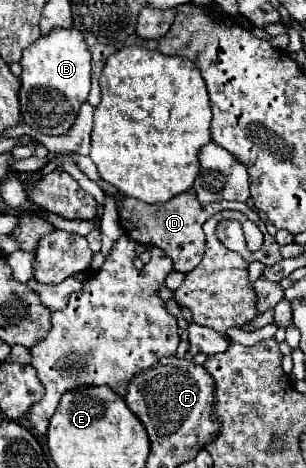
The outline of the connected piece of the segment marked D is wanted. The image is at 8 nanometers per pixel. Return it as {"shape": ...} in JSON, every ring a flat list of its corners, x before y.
{"shape":[[187,189,185,193,173,197,171,201,167,203,161,203,161,205,149,205,149,203,143,203,139,199,131,199,131,197,125,197,125,203,123,207,119,207,119,217,121,217,121,225,127,233,127,237,131,237,133,241,137,243,147,243,147,245,157,245,161,247,171,259,173,259,173,267,179,269,181,273,189,273,191,269,195,269,203,257,203,247,205,247,205,233,201,229,201,225,213,217,215,213,223,211,223,209,237,209,237,211,245,211,245,215,257,223,257,227,261,229,261,233,265,235,265,243,259,251,251,252,243,251,243,259,248,263,253,261,261,261,263,265,275,265,279,263,283,257,281,257,281,245,275,241,275,237,271,237,265,229,265,223,259,219,259,215,252,209,249,209,245,203,229,203,229,201,219,201,219,203,211,203,211,205,201,205,195,197,195,191,193,189]]}

